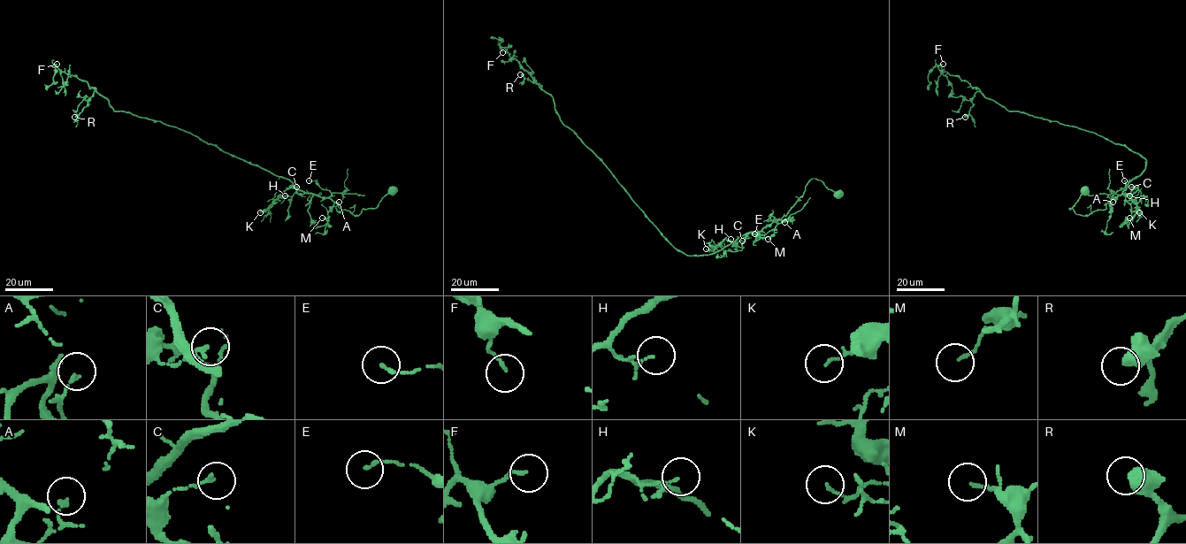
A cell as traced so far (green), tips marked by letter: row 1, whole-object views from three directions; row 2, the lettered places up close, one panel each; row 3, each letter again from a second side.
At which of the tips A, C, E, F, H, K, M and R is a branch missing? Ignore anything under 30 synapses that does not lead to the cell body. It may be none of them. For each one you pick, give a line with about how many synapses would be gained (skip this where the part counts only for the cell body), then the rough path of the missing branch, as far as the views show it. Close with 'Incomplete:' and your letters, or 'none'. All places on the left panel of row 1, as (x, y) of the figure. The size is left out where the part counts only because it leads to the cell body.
Incomplete: none

